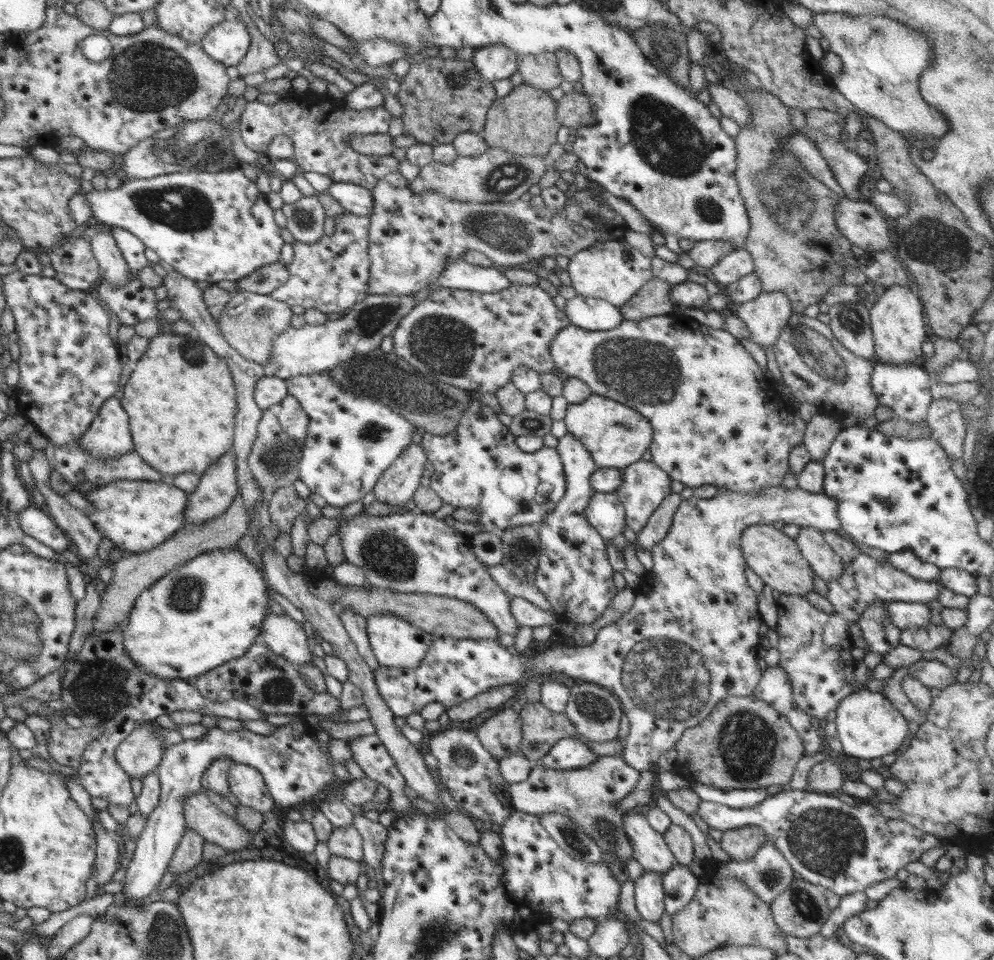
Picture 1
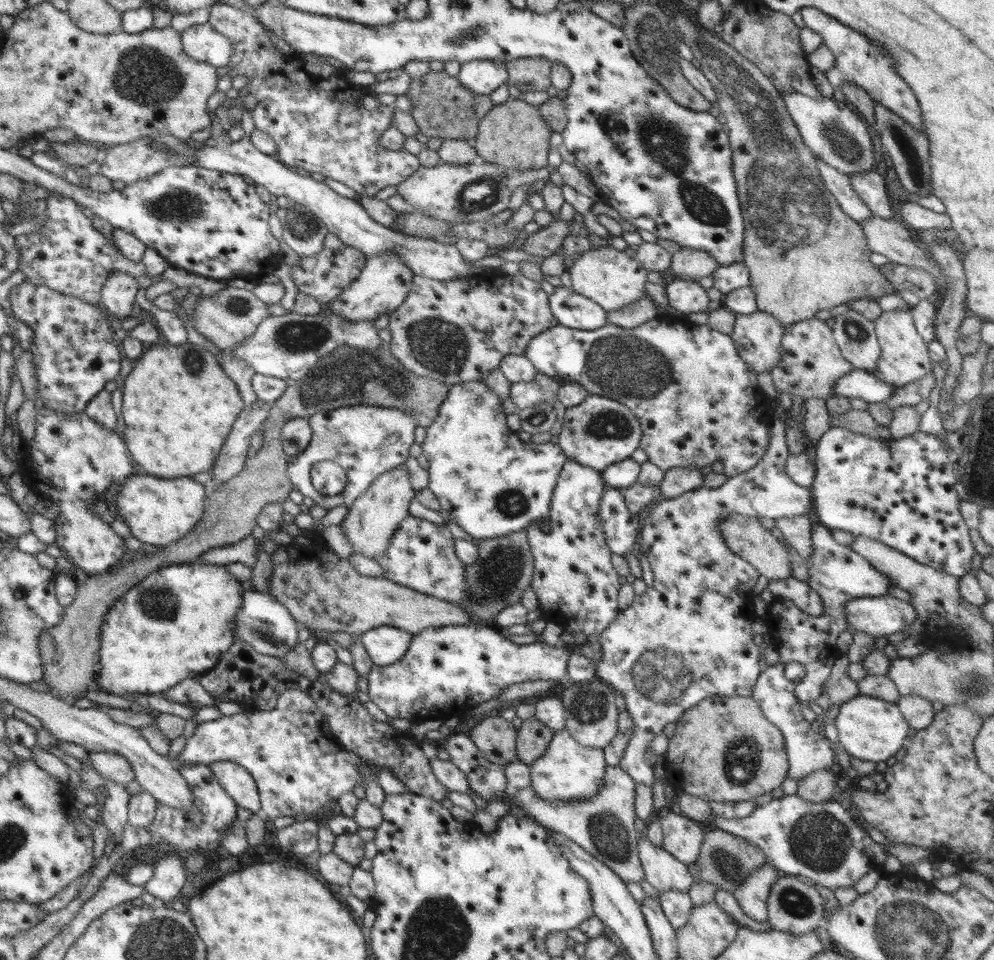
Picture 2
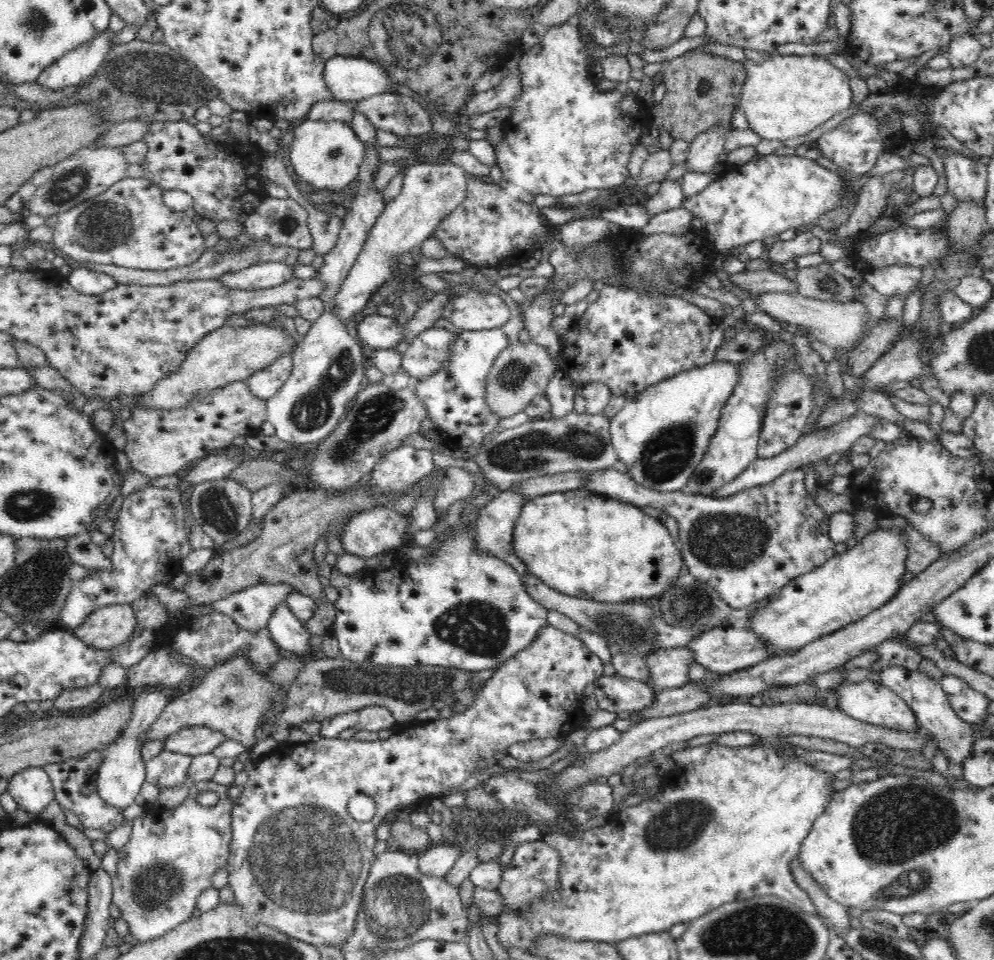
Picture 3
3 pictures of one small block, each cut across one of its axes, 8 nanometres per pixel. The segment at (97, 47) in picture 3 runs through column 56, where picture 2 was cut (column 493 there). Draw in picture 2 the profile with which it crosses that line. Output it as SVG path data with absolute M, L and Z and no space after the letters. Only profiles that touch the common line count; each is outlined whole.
M470 60L461 65L458 80L474 94L489 95L496 87L507 83L507 66L500 61L493 60Z

